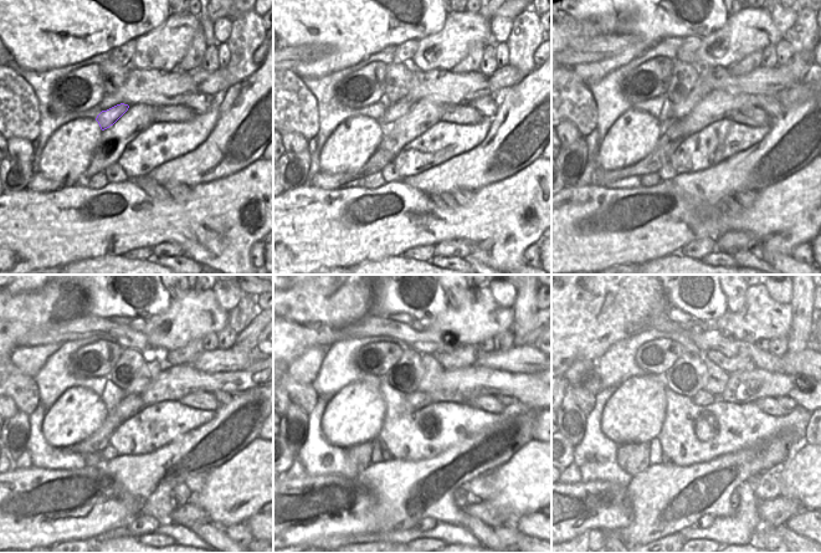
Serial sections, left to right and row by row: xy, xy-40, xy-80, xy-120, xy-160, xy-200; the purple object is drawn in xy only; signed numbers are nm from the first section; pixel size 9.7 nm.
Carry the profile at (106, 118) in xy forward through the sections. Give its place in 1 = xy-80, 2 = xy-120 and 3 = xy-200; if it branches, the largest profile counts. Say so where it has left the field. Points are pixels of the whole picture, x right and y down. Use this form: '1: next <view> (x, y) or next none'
1: next xy-80 (701, 90)
2: next xy-120 (149, 369)
3: next xy-200 (716, 380)

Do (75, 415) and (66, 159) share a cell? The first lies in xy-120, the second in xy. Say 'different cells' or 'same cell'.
same cell

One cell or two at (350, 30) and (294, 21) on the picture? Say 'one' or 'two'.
one

